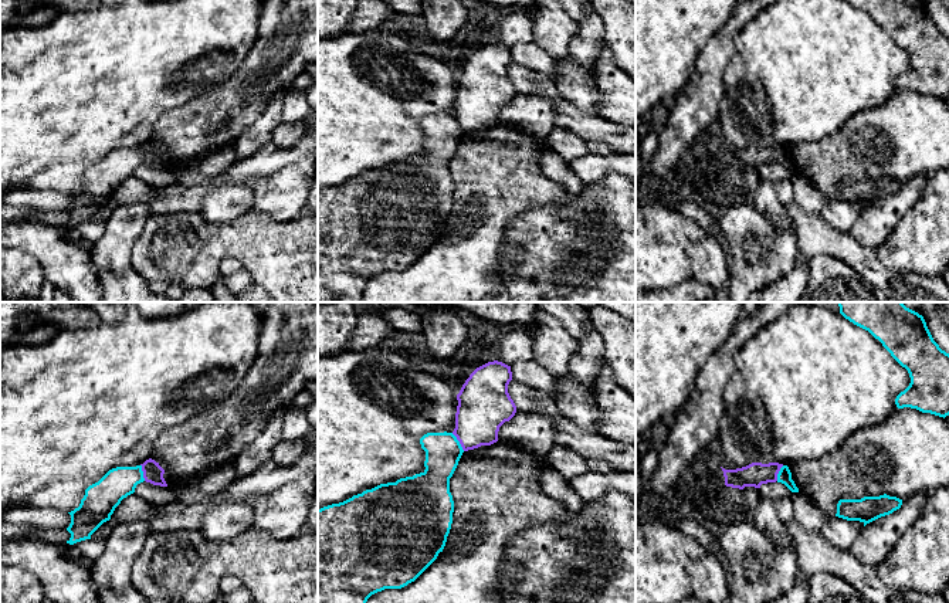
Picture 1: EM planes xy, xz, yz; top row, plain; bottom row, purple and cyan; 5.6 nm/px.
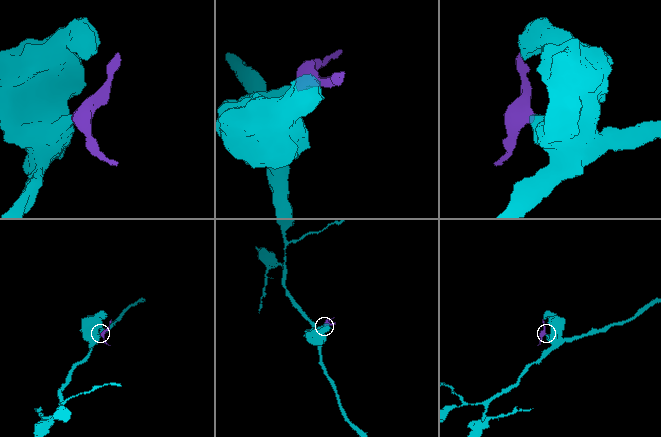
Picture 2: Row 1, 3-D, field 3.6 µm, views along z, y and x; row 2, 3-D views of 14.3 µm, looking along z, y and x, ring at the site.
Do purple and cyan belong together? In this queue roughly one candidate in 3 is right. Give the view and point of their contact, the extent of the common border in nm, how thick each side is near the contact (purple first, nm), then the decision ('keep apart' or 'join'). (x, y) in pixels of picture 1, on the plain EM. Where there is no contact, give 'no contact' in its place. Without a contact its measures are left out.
contact xz (458, 122); length 130 nm; calibres 300 and 200 nm; keep apart

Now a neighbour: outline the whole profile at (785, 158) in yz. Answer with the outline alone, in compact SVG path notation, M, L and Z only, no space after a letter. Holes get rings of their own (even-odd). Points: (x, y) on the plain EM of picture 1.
M783 148L777 156L777 165L784 166L792 175L799 175L794 163L792 162L792 155L787 148Z

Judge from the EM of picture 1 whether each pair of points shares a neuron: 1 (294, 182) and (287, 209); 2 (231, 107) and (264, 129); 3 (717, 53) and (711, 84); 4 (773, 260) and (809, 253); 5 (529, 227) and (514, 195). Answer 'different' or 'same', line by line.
1: same
2: different
3: same
4: different
5: different

